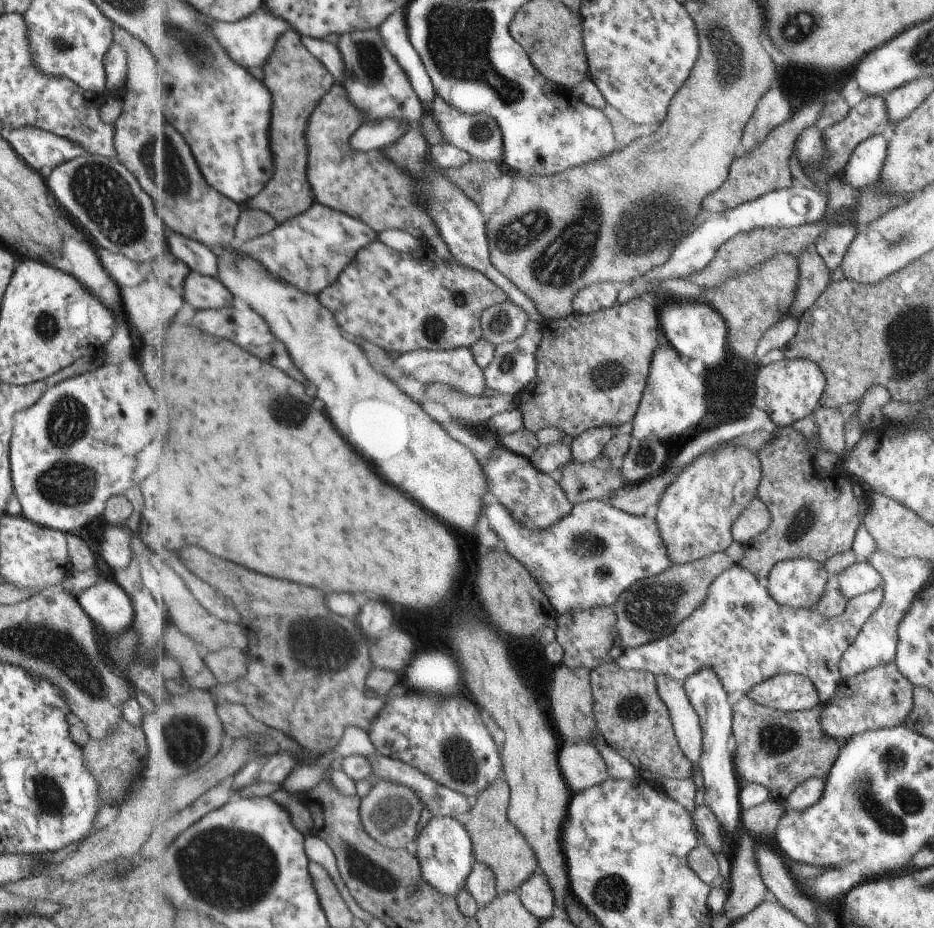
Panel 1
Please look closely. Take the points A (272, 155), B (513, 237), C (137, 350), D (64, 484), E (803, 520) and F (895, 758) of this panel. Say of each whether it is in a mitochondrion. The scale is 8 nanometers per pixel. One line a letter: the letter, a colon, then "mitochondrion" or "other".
A: other
B: mitochondrion
C: other
D: mitochondrion
E: mitochondrion
F: mitochondrion

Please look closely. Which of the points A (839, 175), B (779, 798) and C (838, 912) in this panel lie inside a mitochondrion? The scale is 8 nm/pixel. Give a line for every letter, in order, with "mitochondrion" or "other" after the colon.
A: other
B: other
C: other

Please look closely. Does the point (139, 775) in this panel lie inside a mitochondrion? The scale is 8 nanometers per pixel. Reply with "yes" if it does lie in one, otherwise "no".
no

